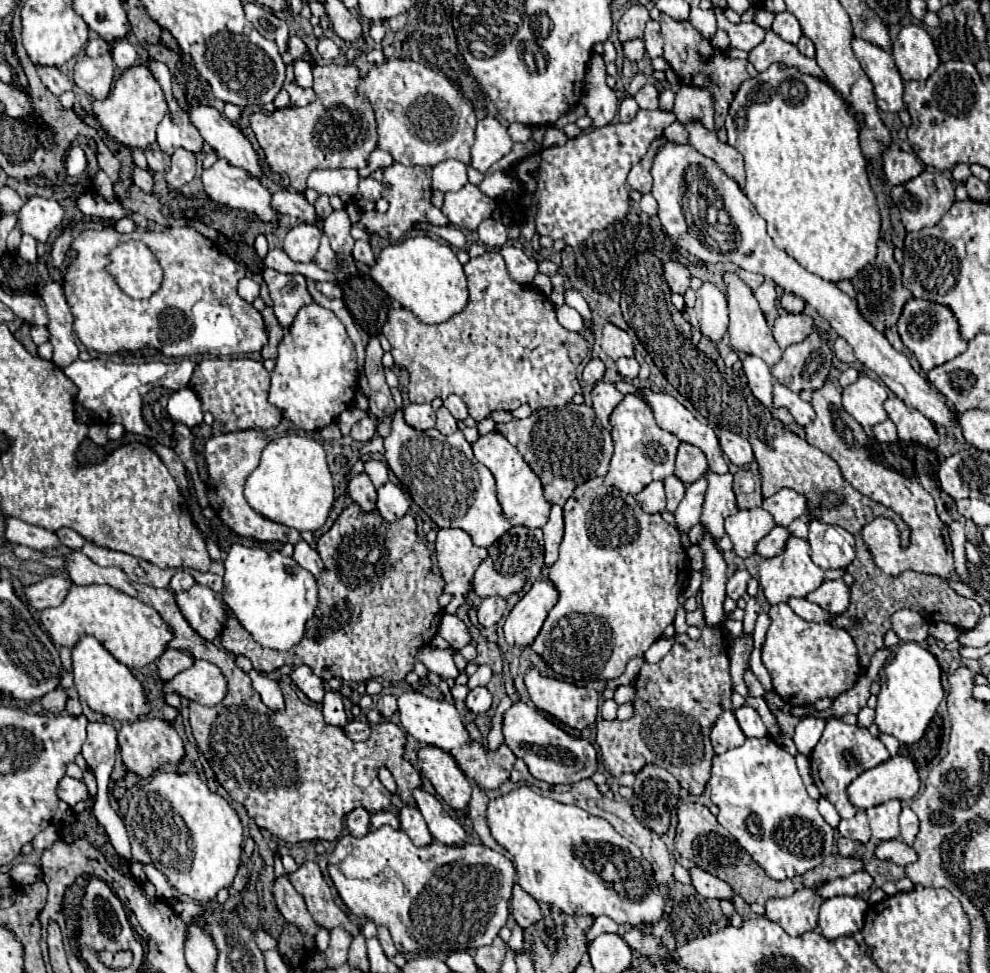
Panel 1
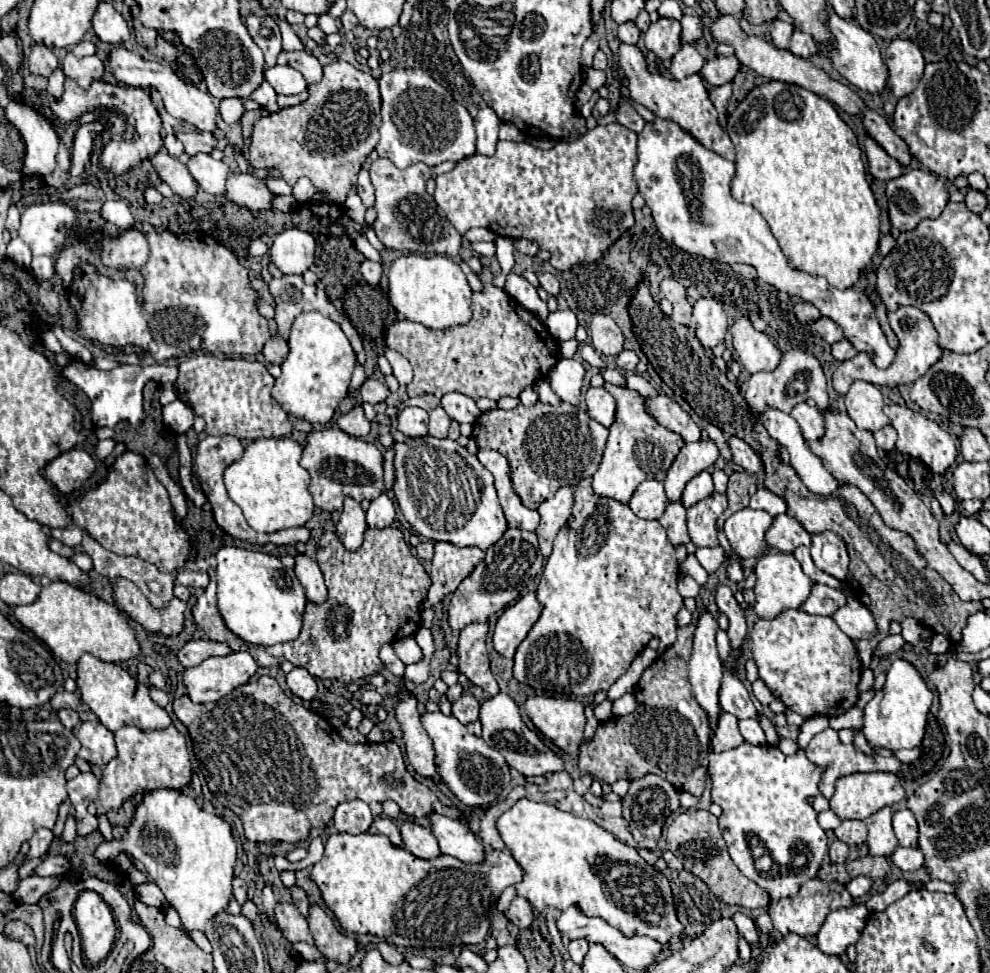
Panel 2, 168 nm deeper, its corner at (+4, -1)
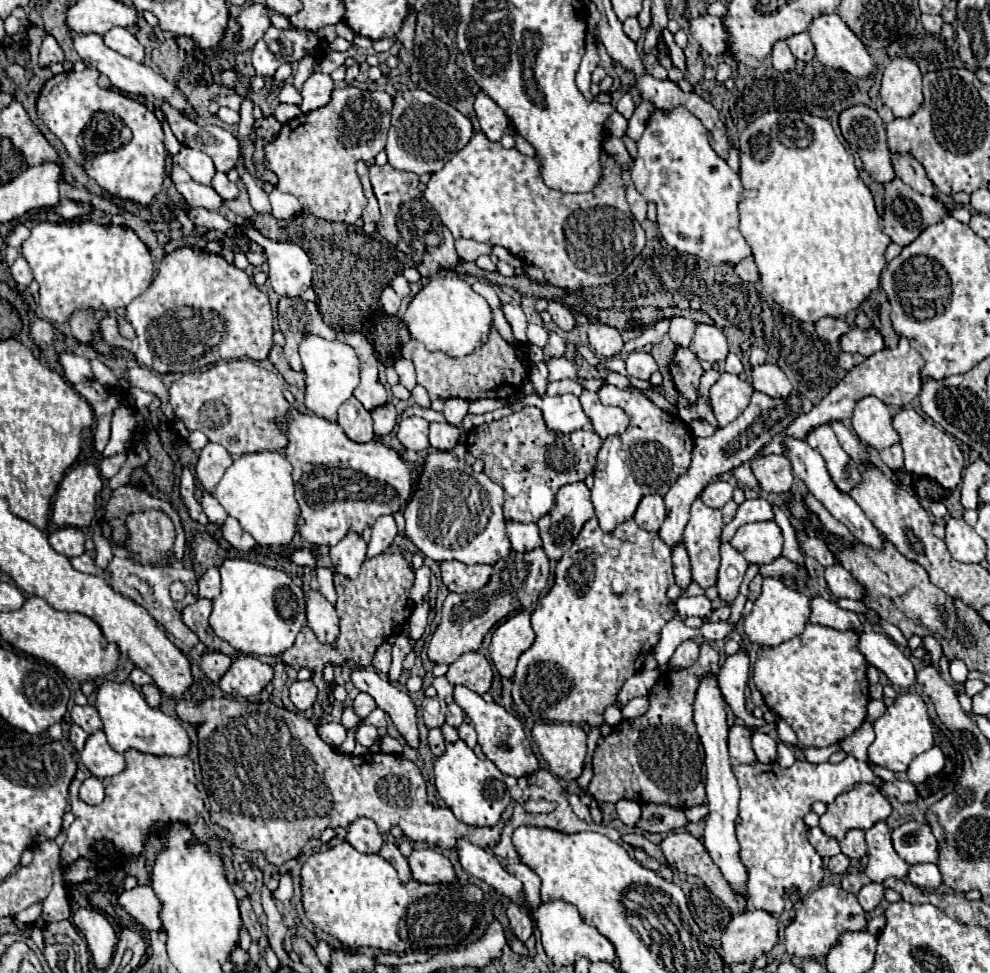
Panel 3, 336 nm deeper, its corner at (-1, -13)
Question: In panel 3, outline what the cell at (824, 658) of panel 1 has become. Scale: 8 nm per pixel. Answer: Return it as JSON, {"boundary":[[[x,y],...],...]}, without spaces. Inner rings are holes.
{"boundary":[[[807,624],[805,630],[779,644],[779,646],[759,646],[757,660],[753,666],[753,680],[755,686],[761,690],[765,704],[779,714],[797,734],[799,746],[829,746],[837,744],[851,732],[855,732],[865,716],[867,716],[867,702],[869,702],[869,680],[867,680],[867,660],[857,650],[857,634],[855,632],[841,632],[827,626]]]}

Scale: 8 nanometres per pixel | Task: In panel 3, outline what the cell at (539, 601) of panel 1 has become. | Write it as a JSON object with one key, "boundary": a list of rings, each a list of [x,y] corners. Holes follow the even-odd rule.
{"boundary":[[[527,610],[509,616],[491,638],[491,660],[501,676],[511,678],[519,656],[533,644],[535,632],[531,626],[531,614]]]}

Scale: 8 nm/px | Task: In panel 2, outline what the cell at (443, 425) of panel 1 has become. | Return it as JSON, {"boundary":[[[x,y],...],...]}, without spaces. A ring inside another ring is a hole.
{"boundary":[[[434,408],[428,412],[430,422],[428,422],[428,434],[434,438],[446,438],[448,426],[450,426],[450,416],[442,408]]]}

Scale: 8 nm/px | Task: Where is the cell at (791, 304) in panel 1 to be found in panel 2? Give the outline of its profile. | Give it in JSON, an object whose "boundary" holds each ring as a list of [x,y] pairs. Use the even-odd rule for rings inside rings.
{"boundary":[[[802,300],[794,306],[792,312],[796,314],[796,318],[798,318],[800,322],[816,322],[816,320],[822,318],[820,310],[818,310],[814,304],[810,304],[810,302],[802,302]]]}

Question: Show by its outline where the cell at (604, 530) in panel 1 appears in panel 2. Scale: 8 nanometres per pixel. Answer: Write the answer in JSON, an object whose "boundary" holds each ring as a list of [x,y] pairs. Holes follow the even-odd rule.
{"boundary":[[[584,478],[578,482],[578,488],[574,492],[574,508],[572,508],[572,516],[568,520],[568,524],[558,532],[556,540],[554,540],[554,550],[544,566],[544,574],[542,580],[538,584],[536,596],[538,602],[542,604],[542,614],[538,618],[538,622],[532,626],[532,630],[528,632],[528,636],[522,640],[522,644],[518,646],[516,654],[514,654],[514,678],[524,684],[534,688],[538,694],[544,696],[592,696],[600,690],[608,690],[632,664],[632,660],[646,648],[646,644],[650,642],[650,638],[658,638],[660,646],[658,652],[664,652],[666,648],[670,648],[676,640],[676,614],[684,608],[684,598],[678,594],[676,590],[676,582],[678,582],[680,570],[676,564],[676,550],[672,548],[672,544],[668,544],[666,538],[666,530],[662,528],[662,524],[658,520],[642,520],[638,518],[628,504],[616,502],[616,500],[608,500],[608,498],[600,498],[592,492],[592,478]]]}

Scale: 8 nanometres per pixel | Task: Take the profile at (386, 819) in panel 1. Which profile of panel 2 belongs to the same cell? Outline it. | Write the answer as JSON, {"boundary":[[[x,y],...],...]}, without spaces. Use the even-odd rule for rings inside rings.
{"boundary":[[[378,816],[378,818],[374,818],[374,822],[372,822],[372,826],[370,826],[370,830],[368,830],[370,834],[384,834],[384,836],[388,836],[390,838],[390,842],[392,842],[392,846],[402,846],[402,838],[400,838],[400,830],[394,826],[394,822],[390,820],[390,818],[386,818],[386,816]]]}

